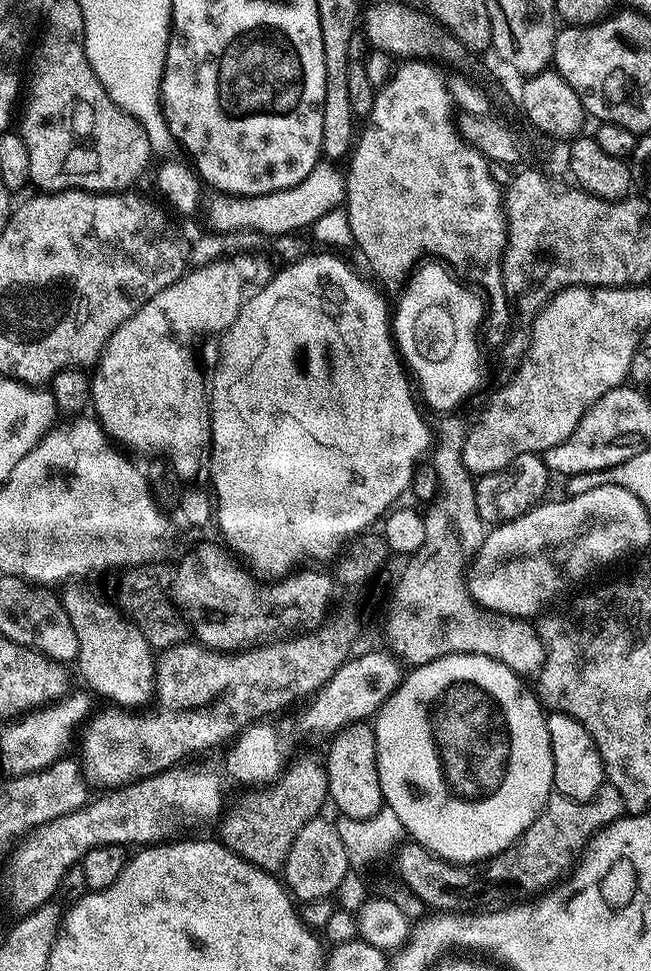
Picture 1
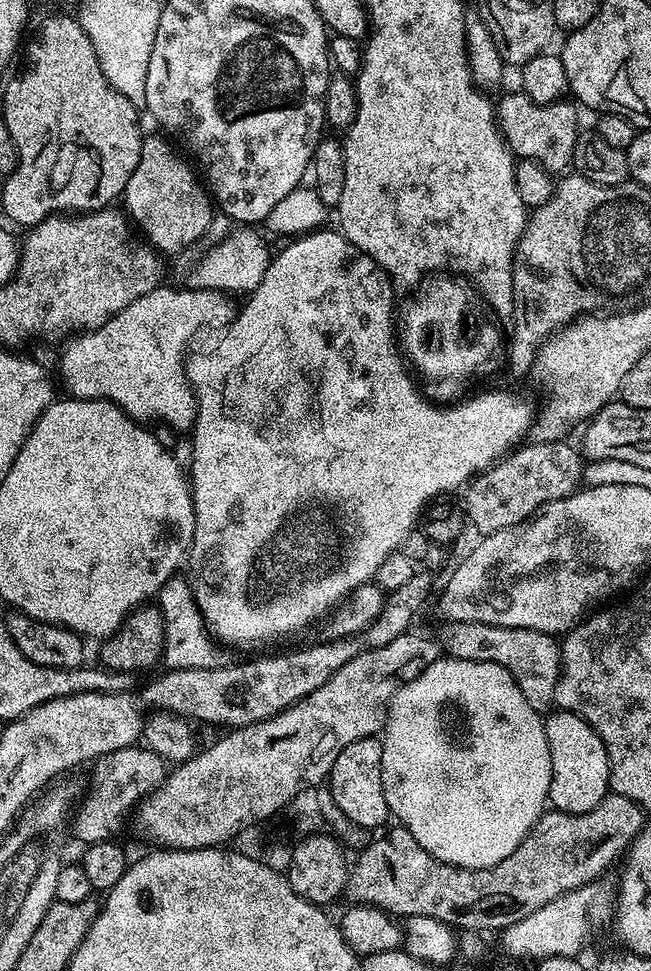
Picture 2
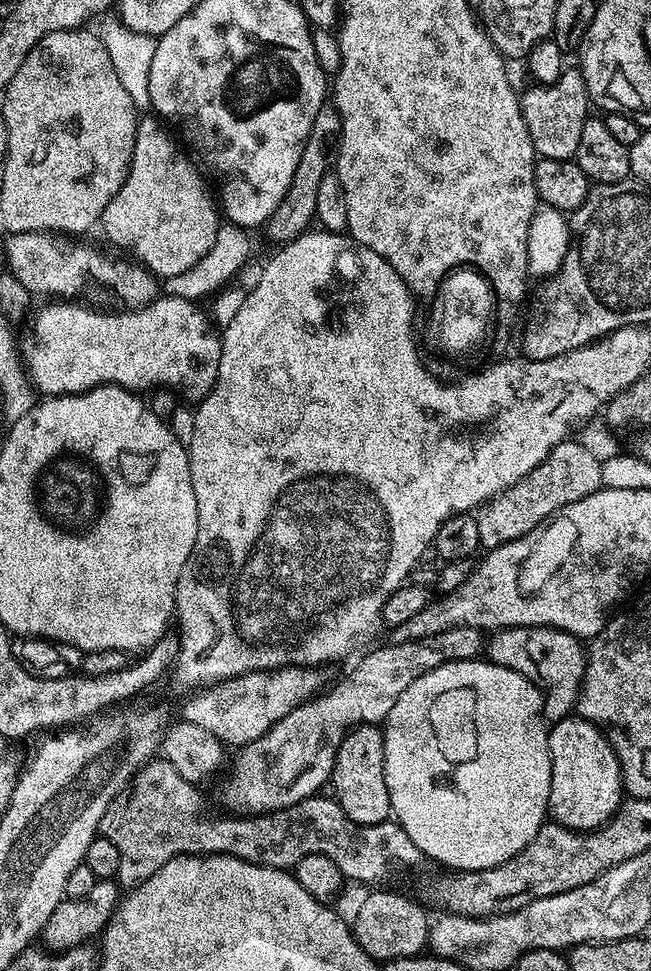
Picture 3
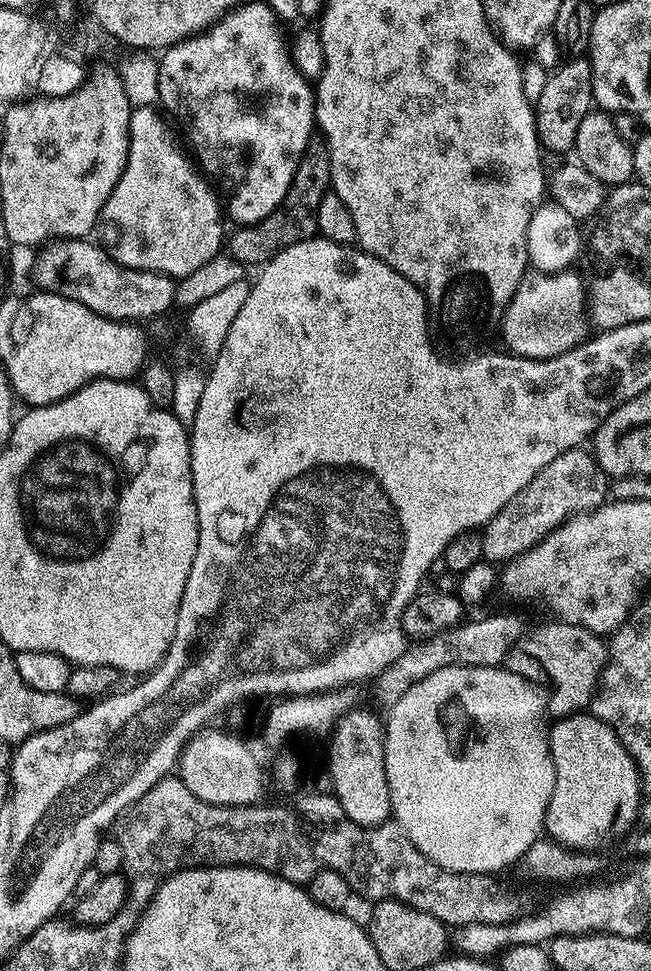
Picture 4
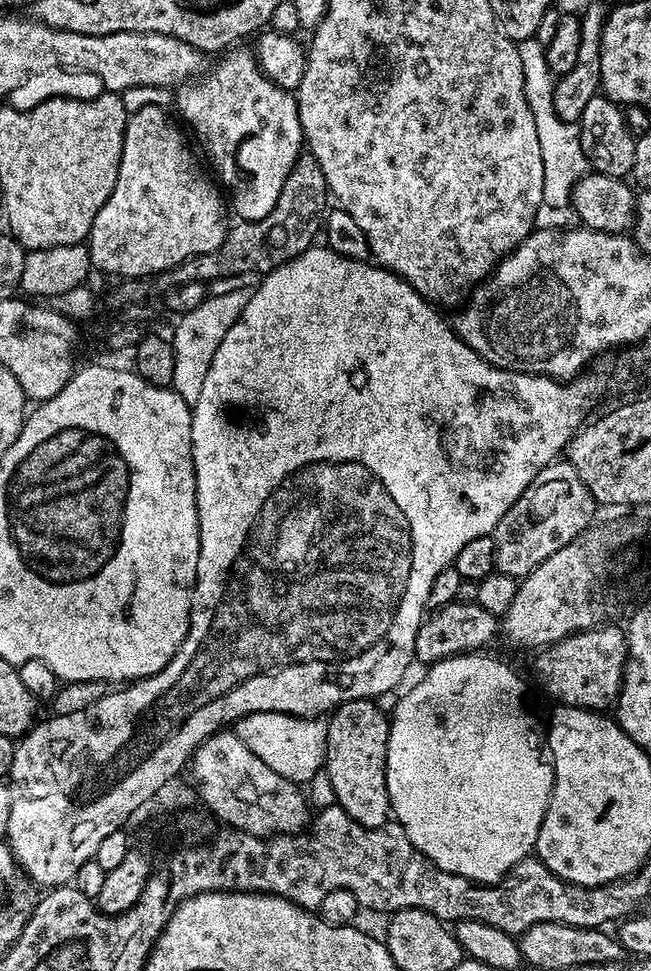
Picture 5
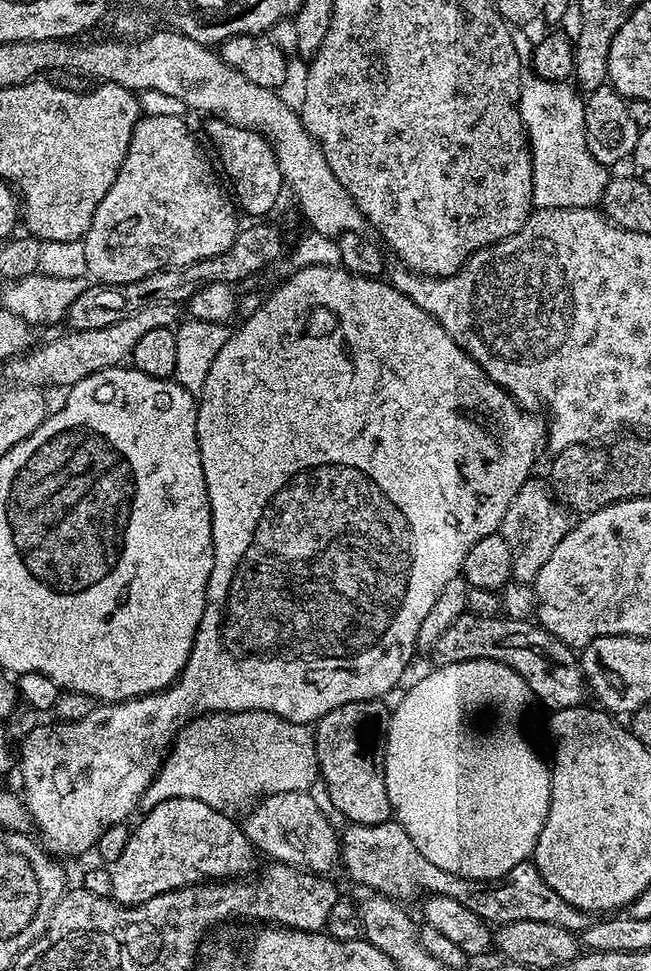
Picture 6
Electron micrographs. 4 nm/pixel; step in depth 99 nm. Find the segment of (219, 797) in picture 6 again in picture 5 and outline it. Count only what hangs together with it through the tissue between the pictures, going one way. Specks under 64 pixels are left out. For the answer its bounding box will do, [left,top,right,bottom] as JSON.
[234,712,327,785]

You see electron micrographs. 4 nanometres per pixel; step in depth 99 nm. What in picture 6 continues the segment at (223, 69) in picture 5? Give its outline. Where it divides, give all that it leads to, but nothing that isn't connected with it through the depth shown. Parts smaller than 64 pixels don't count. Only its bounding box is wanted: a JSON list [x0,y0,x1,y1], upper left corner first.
[208,119,286,218]

